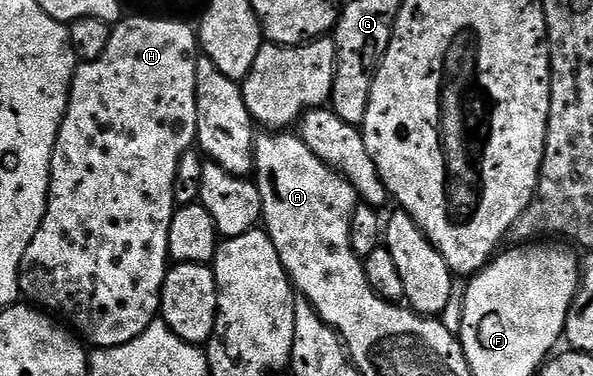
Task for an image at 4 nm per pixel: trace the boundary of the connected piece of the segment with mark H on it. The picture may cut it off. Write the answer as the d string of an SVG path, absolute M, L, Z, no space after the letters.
M127 18L112 26L110 44L106 44L106 52L102 52L98 60L80 62L77 65L76 74L72 78L72 87L68 93L68 107L52 153L52 179L48 185L48 207L30 248L26 248L26 256L22 256L20 265L20 293L33 307L43 308L53 315L61 314L65 318L63 319L65 323L72 322L71 329L89 347L106 350L122 344L130 344L130 340L142 336L142 332L146 332L148 325L157 321L160 312L160 293L164 287L164 278L170 269L168 257L170 220L178 209L174 196L178 160L182 160L187 150L193 149L198 124L196 111L197 31L193 27L191 30L184 22L171 22L168 18Z

